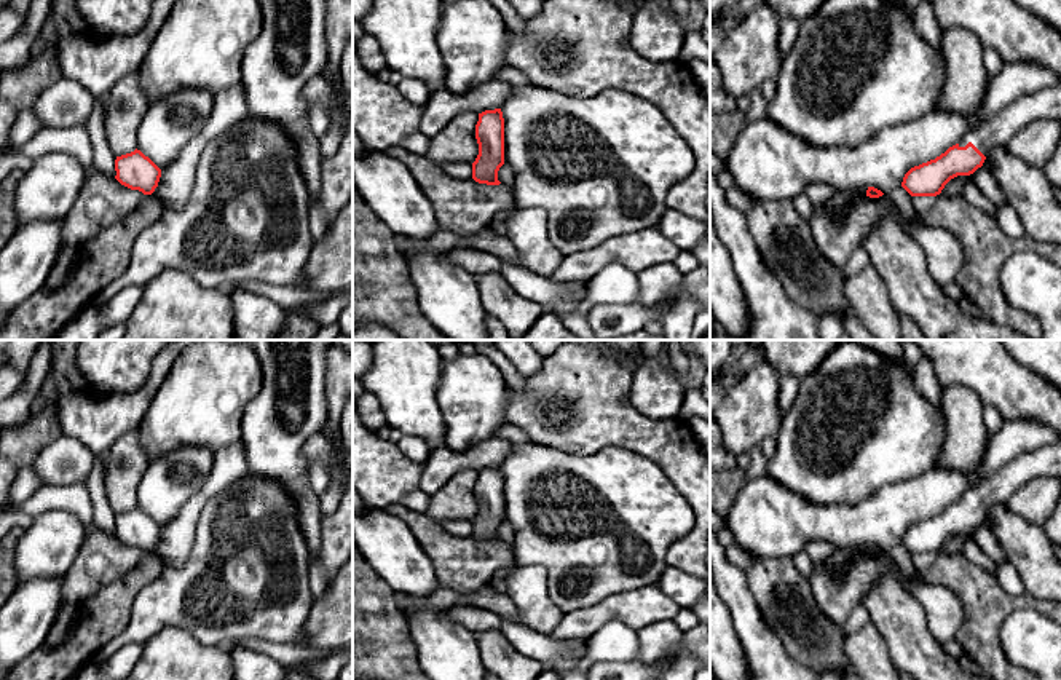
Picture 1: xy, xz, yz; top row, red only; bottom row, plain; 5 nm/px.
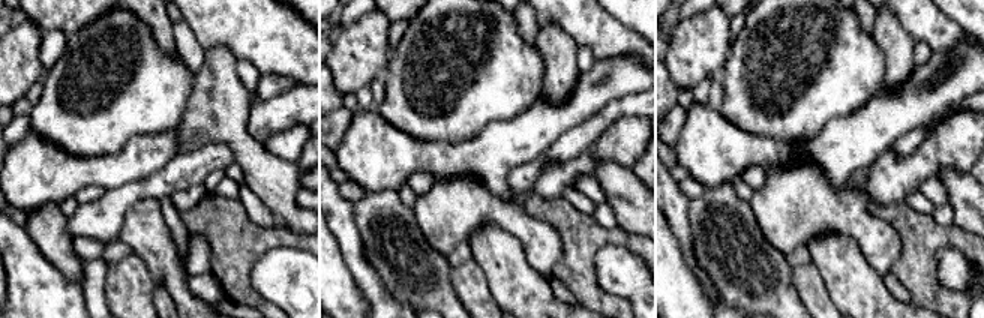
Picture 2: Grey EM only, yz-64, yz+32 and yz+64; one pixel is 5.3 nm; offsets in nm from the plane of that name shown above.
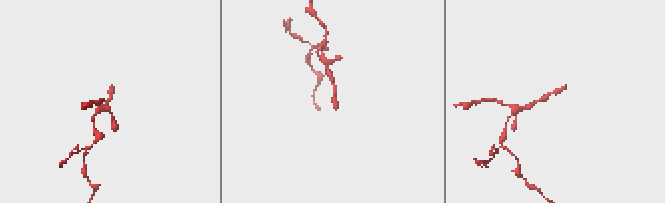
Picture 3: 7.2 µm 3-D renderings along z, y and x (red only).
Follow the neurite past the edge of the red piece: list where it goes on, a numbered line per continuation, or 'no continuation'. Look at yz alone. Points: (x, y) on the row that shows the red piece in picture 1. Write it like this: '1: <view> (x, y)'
1: yz (1045, 104)

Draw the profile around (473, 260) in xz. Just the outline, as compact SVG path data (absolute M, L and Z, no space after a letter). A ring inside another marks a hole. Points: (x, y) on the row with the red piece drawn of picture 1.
M458 246L447 252L450 262L460 265L466 271L477 273L501 273L503 262L488 254L474 247Z

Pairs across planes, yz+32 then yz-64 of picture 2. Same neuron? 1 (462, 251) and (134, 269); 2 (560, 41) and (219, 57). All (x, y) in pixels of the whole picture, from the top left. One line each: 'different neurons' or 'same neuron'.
1: different neurons
2: same neuron

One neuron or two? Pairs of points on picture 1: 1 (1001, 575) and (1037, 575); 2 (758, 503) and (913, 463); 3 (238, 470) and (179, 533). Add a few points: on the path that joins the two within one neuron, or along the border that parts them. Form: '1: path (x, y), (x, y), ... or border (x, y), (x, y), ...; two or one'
1: border (1005, 561), (1017, 572), (1026, 589); two
2: path (798, 506), (855, 510), (863, 502), (878, 497); one
3: path (220, 478), (187, 516); one

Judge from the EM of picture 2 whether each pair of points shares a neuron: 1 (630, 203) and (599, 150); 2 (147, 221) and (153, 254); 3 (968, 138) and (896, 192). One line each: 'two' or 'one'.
1: two
2: one
3: one

